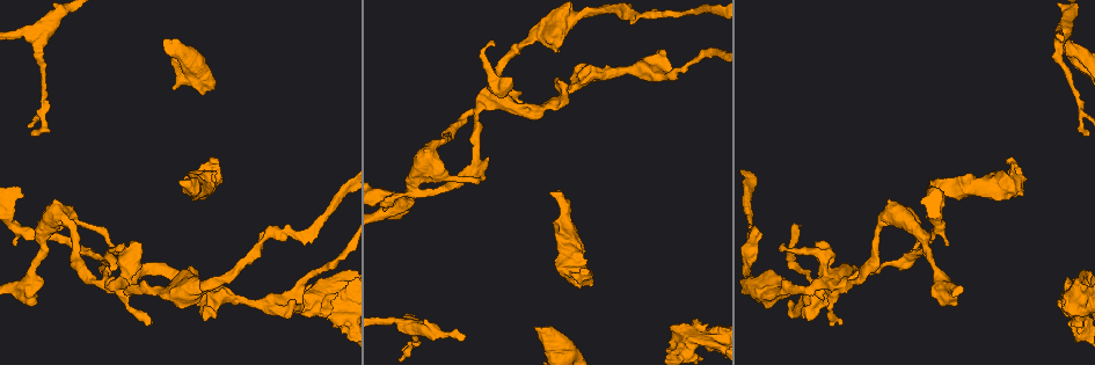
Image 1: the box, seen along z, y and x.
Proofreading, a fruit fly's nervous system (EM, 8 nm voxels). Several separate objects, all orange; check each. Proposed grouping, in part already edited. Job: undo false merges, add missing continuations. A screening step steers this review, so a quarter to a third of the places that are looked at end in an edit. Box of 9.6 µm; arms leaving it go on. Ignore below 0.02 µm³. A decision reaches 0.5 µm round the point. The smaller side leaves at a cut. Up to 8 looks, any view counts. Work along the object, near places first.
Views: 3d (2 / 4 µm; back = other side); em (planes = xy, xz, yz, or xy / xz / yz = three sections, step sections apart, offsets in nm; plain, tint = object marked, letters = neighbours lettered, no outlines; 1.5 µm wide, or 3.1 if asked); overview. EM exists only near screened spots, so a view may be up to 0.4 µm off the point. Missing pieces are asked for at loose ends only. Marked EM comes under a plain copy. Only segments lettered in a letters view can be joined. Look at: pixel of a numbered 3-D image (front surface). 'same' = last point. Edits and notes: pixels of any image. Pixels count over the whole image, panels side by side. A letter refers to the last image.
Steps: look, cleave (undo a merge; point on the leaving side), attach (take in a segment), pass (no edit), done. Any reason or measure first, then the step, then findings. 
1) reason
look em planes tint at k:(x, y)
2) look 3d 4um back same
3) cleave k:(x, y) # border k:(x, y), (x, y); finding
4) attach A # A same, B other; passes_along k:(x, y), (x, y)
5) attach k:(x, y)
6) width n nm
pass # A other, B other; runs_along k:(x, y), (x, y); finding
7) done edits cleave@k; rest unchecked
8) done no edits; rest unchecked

an open end
look 3d 2um at 1:(178, 180)

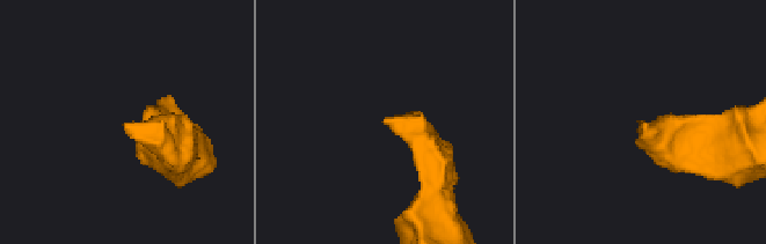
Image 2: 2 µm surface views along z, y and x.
need the tissue
look em planes letters at 2:(644, 126)

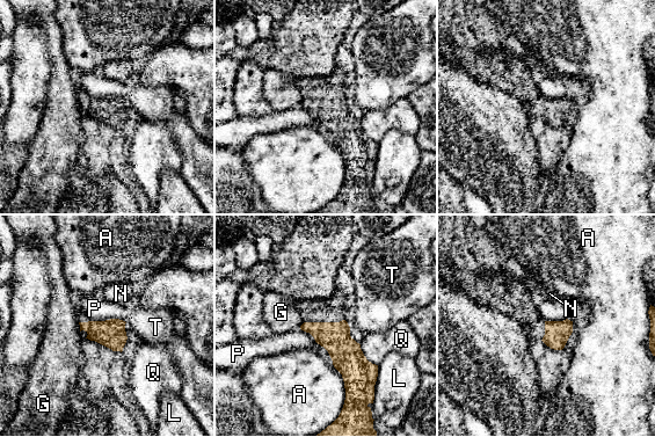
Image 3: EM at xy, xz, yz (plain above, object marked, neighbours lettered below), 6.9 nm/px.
pass # A other, G other, L other, N other, P other, Q other, T other; border 3:(92, 320), (122, 319), (125, 322); none of them fits

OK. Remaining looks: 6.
sharp bend
look 3d 4um at 1:(412, 186)

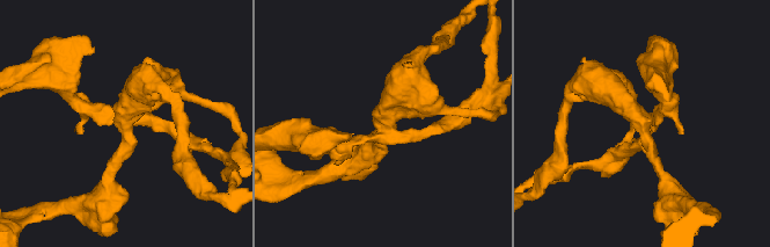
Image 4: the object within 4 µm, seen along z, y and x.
need the tissue
look em yz step 8 tint at 4:(641, 123)

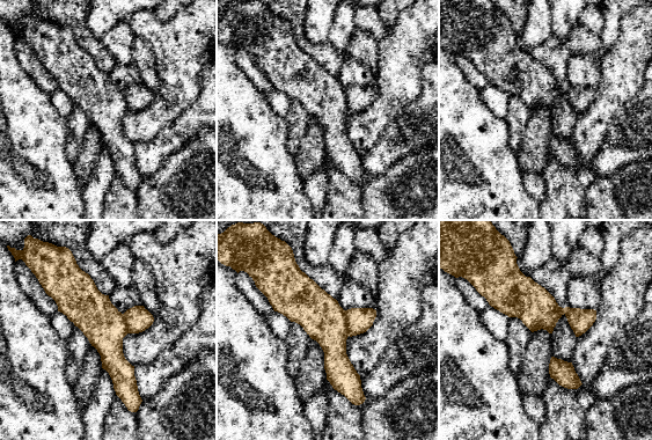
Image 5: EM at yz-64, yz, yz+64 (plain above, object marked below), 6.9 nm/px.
what lies round it
look em yz step 8 letters same

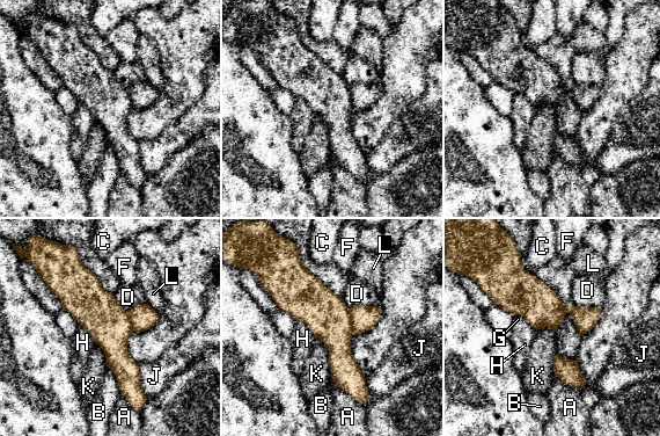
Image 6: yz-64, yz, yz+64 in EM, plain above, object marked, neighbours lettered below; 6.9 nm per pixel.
width 110 nm
cleave 6:(364, 318) # A other, B other, C other, D other, F other, G other, H other, J other, K other, L other; border 6:(349, 309), (353, 333); a second neuron is stuck on

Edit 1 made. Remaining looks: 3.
redraw
look overview

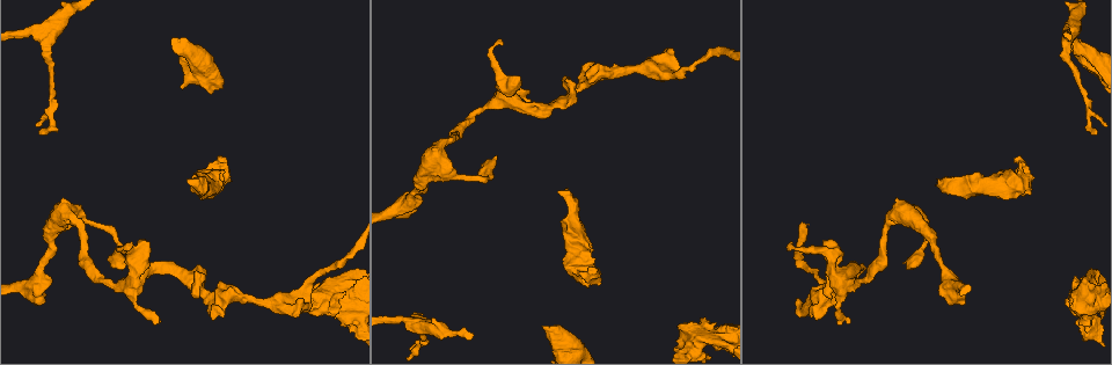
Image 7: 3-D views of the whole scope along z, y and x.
free end
look 3d 4um at 7:(849, 323)

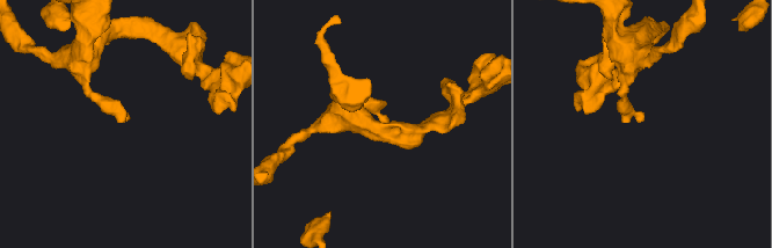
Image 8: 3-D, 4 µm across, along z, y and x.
need the tissue
look em yz step 4 letters at 8:(380, 121)

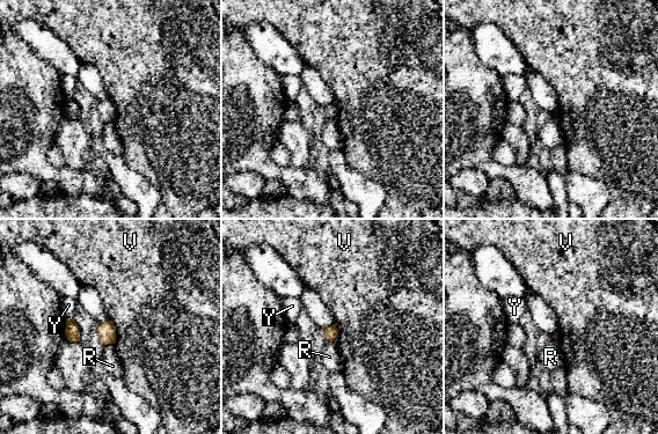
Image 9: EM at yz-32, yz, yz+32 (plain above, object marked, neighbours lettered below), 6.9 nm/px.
pass # R other, V other, Y other; border 9:(110, 320), (115, 326), (115, 343); no lettered segment goes on from it

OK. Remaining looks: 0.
done edits cleave@6; rest unchecked

